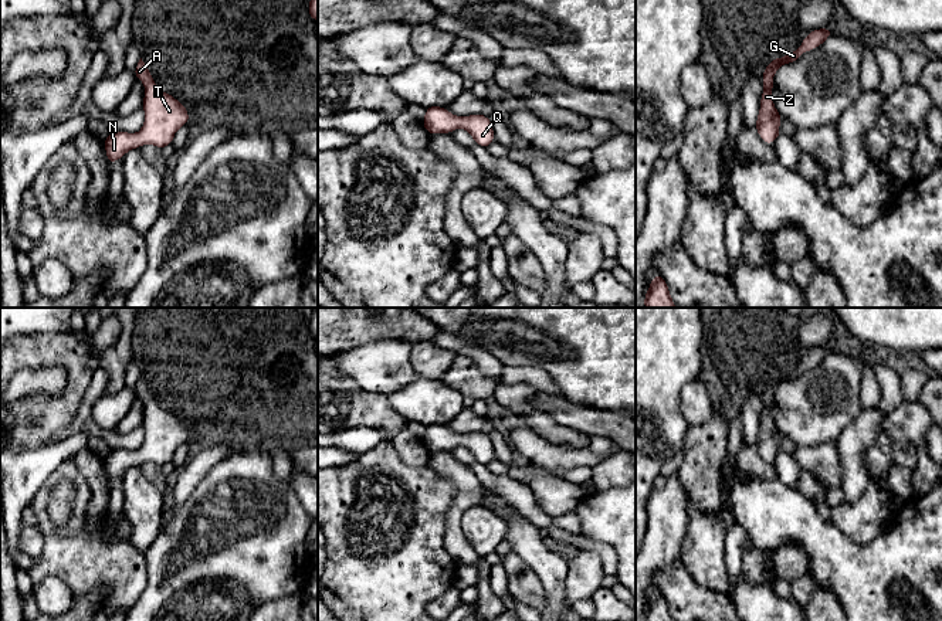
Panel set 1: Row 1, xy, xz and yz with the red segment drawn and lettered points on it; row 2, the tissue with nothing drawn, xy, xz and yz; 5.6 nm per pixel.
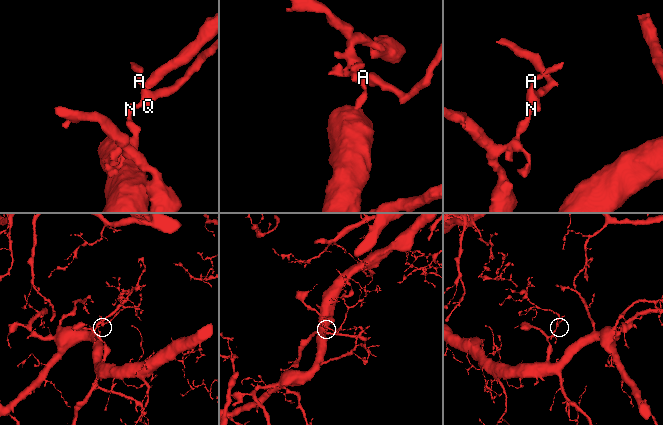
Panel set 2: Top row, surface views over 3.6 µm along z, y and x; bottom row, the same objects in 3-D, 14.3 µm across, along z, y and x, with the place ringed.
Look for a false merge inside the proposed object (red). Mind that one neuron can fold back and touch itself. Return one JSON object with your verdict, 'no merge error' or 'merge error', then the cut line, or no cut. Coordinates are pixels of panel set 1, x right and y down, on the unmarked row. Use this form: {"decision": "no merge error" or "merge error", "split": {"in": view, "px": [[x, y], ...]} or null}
{"decision": "no merge error", "split": null}

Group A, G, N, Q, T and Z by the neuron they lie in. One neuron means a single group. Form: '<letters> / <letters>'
A G N Q T Z

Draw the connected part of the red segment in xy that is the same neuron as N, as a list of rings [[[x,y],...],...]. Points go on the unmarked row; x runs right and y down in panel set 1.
[[[142,376],[133,391],[145,401],[145,441],[139,451],[111,449],[104,458],[109,482],[123,475],[128,468],[146,461],[163,466],[173,461],[176,448],[189,440],[187,427],[176,415],[157,405]]]

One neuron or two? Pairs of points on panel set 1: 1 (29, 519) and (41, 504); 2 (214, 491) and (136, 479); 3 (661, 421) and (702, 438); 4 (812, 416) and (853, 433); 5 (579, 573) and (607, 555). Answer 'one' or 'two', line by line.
1: two
2: two
3: two
4: two
5: two

